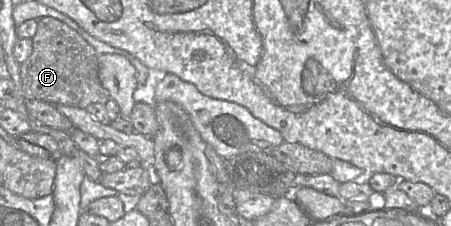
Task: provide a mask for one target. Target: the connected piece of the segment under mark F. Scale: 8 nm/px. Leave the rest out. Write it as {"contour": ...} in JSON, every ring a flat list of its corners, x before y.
{"contour":[[47,16,37,21,37,32,32,38,32,53,20,64,24,98,82,109,92,103,105,105,111,98,99,78,95,49,78,32,58,19]]}

